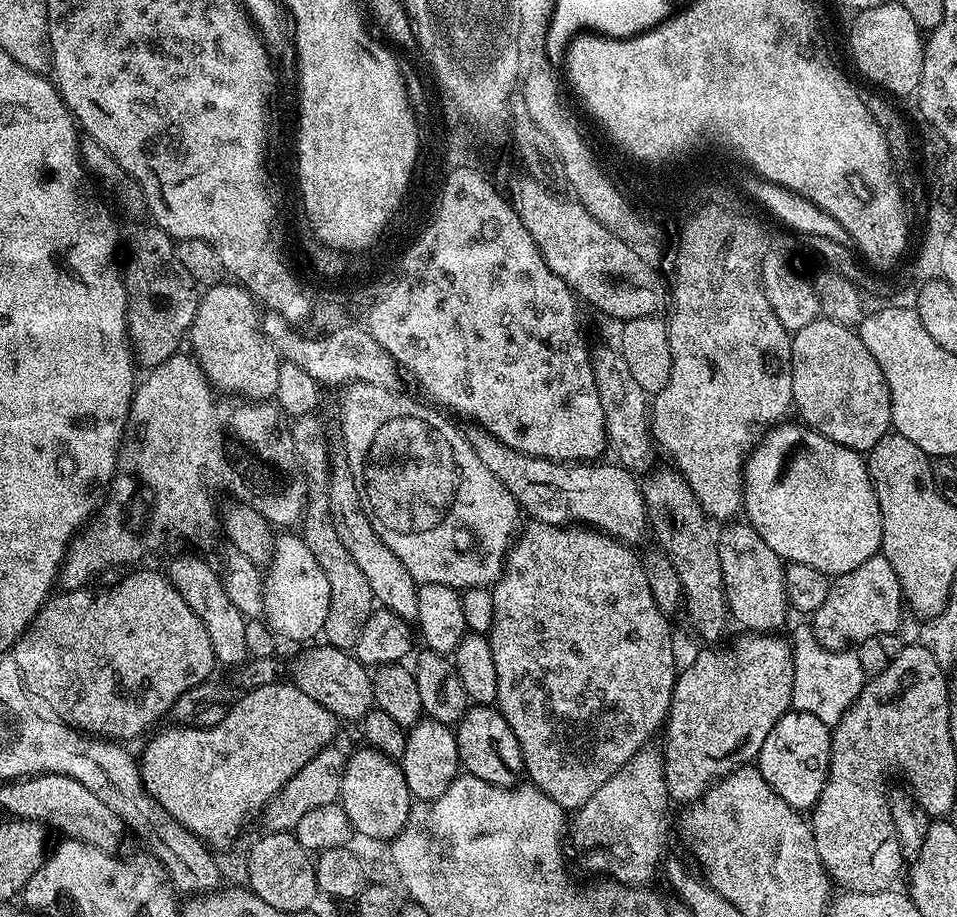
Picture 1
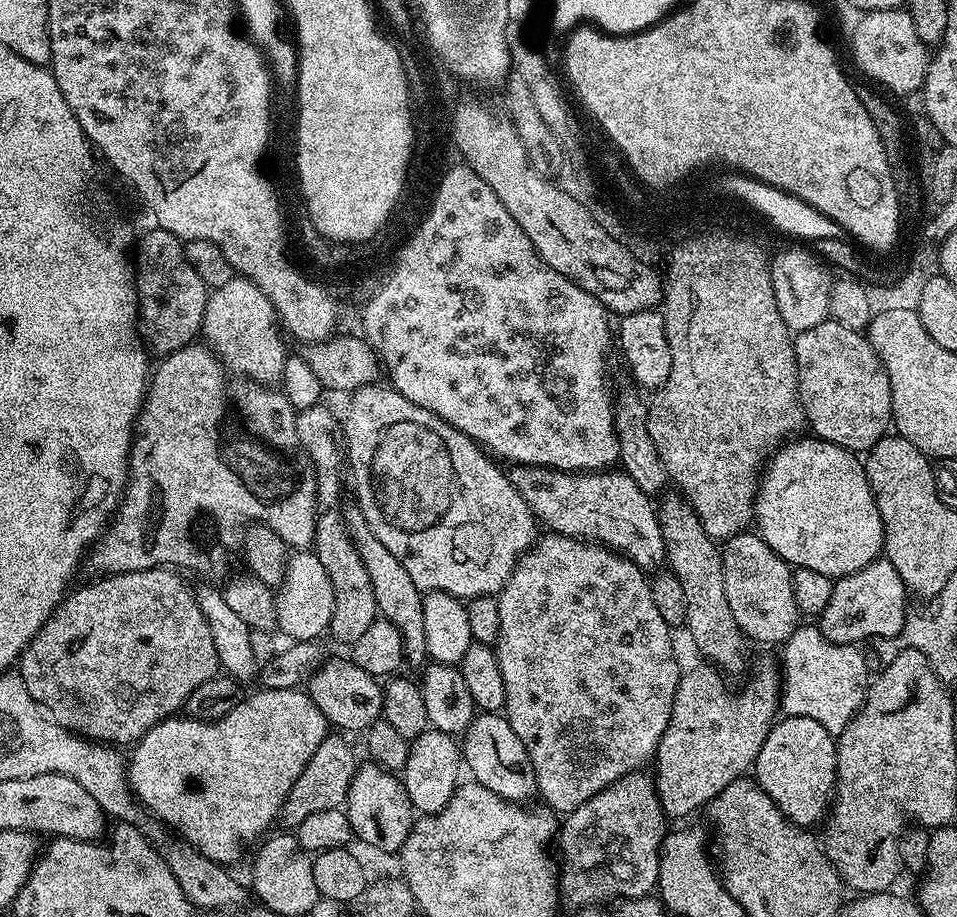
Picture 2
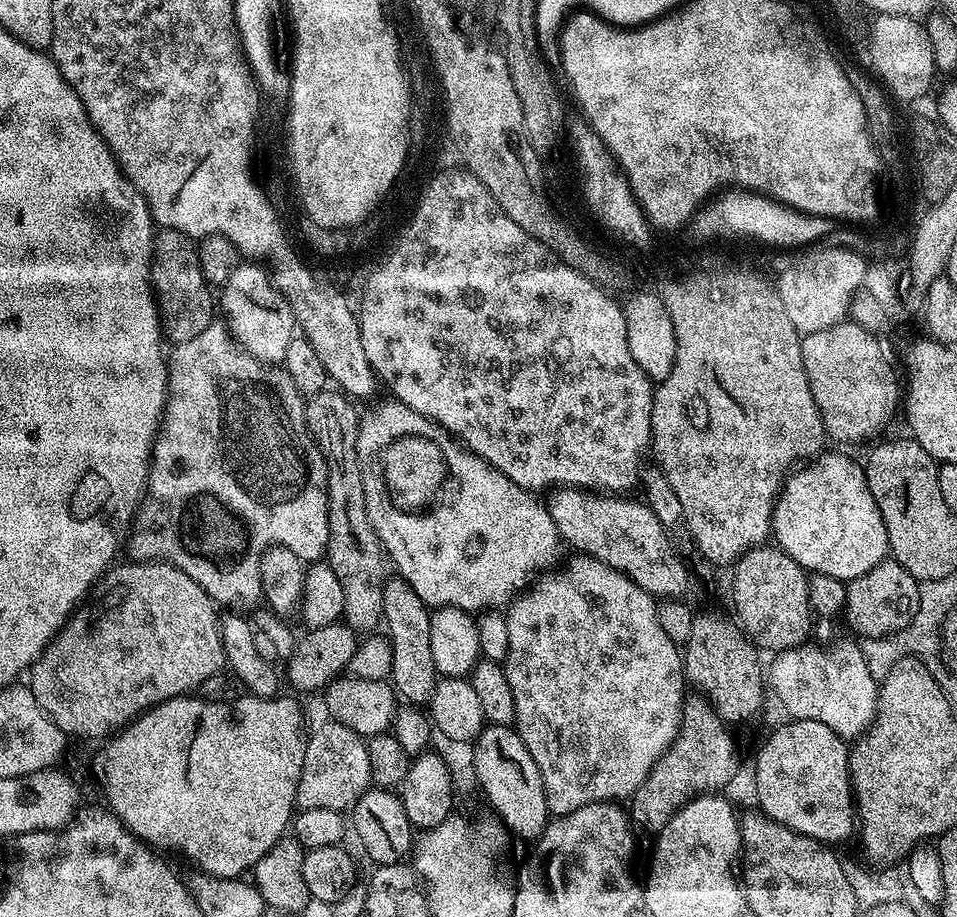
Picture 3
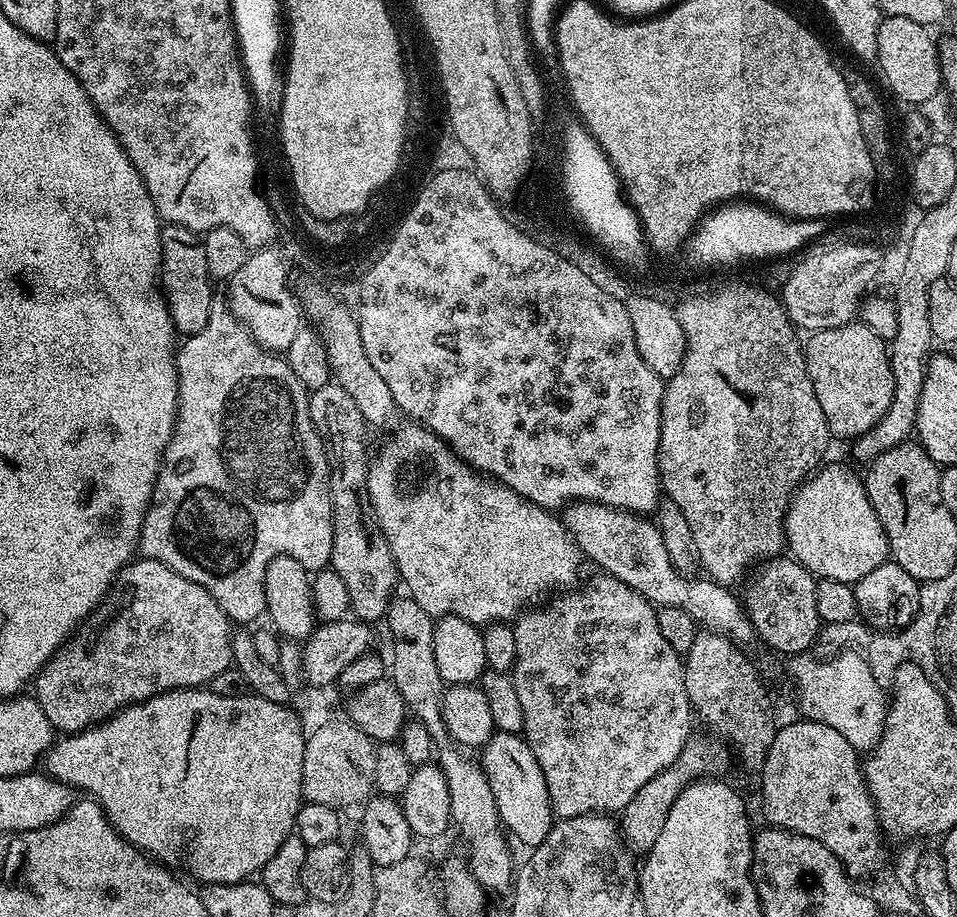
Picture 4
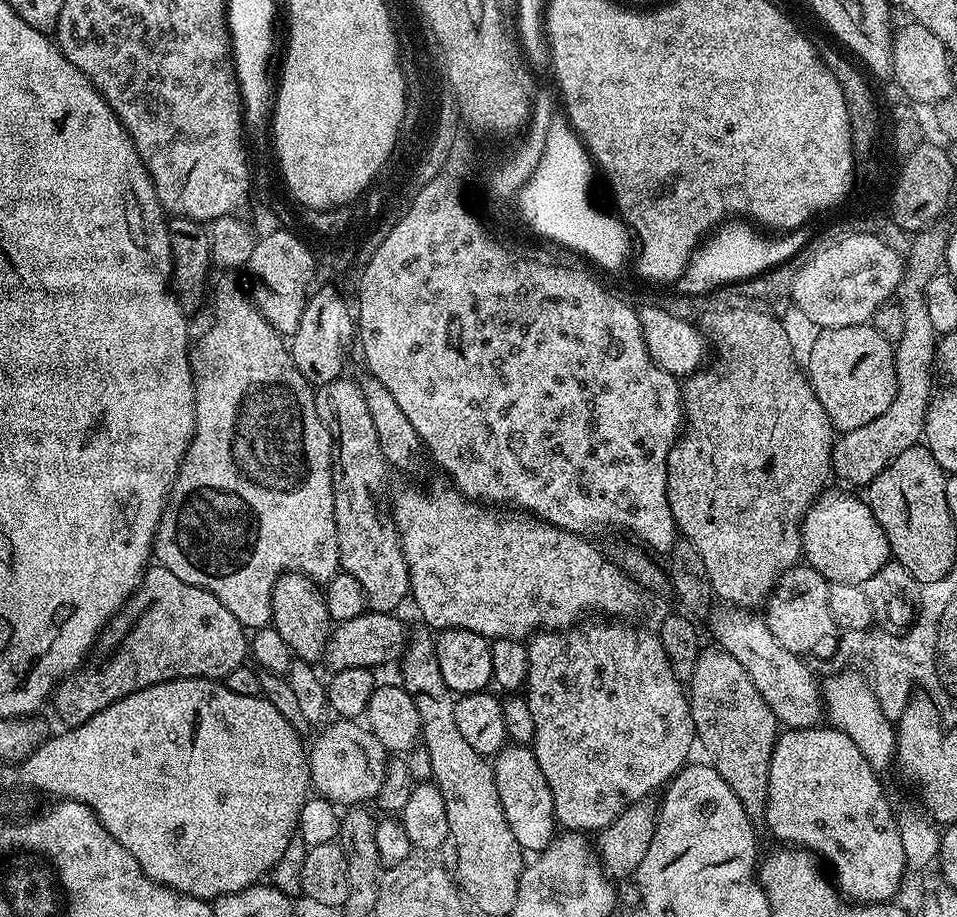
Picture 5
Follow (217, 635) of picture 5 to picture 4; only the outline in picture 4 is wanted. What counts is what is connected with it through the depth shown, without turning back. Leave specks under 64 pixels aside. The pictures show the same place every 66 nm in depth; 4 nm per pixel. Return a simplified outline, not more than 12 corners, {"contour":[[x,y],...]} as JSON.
{"contour":[[133,559],[40,669],[57,733],[211,685],[233,631],[198,582]]}

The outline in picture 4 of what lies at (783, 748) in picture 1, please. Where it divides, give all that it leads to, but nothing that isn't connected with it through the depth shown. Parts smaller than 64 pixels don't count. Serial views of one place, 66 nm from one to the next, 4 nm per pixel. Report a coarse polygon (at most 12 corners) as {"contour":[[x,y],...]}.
{"contour":[[777,727],[758,779],[769,825],[849,877],[883,866],[861,757],[833,727]]}

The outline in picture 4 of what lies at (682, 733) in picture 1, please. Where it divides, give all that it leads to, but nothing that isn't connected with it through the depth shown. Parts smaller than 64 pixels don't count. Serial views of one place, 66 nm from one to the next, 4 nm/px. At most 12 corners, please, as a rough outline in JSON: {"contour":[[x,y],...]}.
{"contour":[[693,735],[675,762],[630,798],[618,823],[646,854],[684,788],[719,777],[719,739]]}

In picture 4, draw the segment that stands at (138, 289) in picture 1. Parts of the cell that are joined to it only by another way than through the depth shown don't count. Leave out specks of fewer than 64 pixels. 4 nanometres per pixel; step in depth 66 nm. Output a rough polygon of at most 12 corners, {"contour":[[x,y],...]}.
{"contour":[[161,227],[161,289],[173,329],[202,330],[212,313],[203,239]]}

